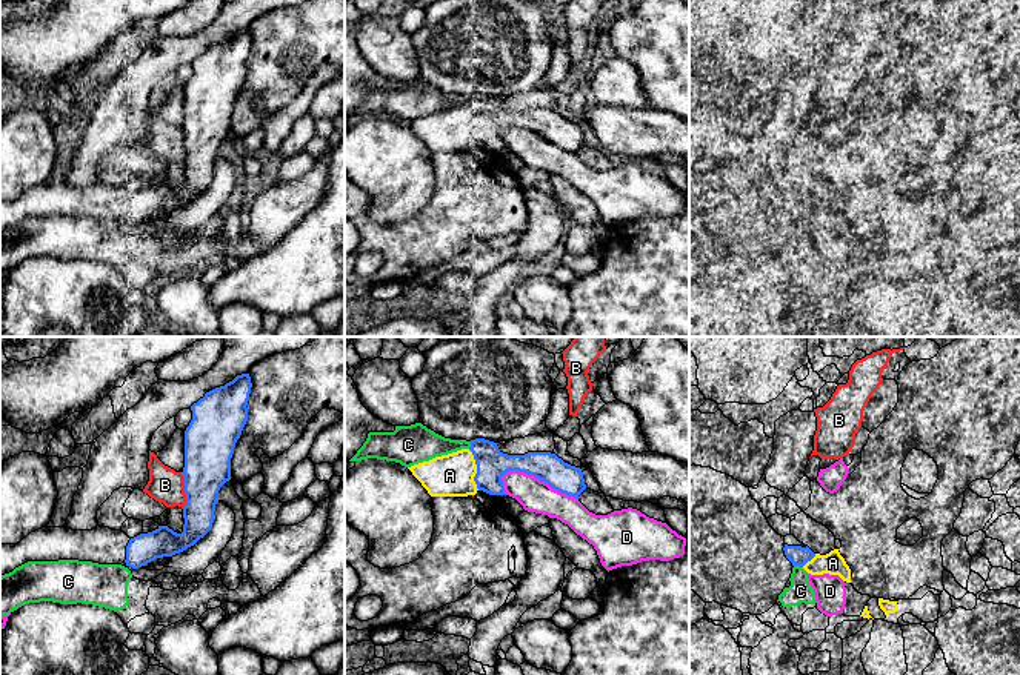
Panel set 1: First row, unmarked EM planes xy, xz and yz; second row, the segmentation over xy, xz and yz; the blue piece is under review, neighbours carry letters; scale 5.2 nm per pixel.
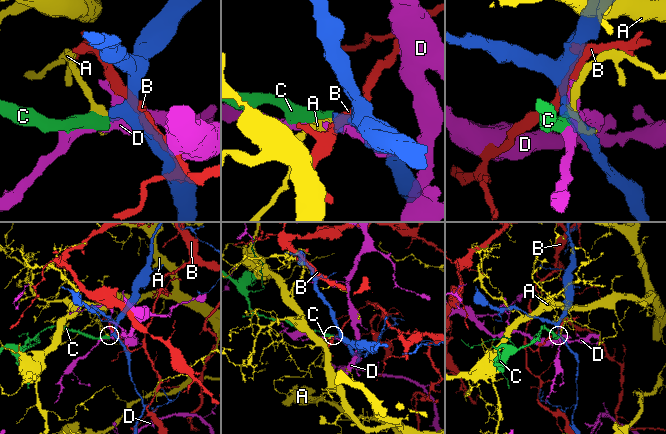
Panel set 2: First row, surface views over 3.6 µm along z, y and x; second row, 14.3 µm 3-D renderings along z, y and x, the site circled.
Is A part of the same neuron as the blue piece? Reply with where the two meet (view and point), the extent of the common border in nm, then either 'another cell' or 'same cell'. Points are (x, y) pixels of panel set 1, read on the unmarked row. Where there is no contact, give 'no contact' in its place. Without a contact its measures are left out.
contact xz (477, 125); length 220 nm; another cell

